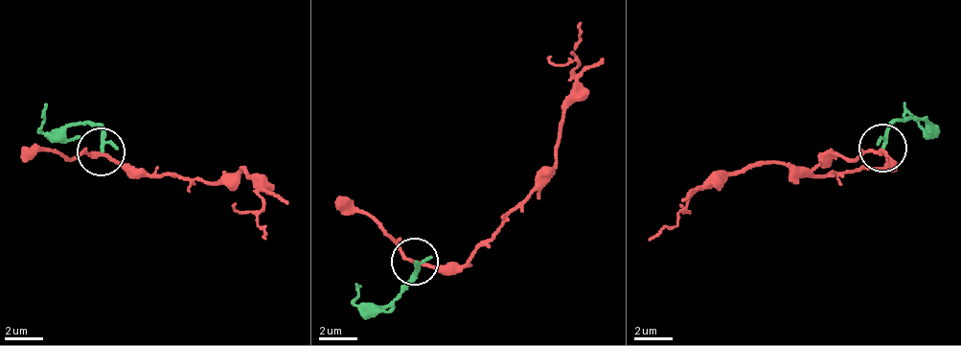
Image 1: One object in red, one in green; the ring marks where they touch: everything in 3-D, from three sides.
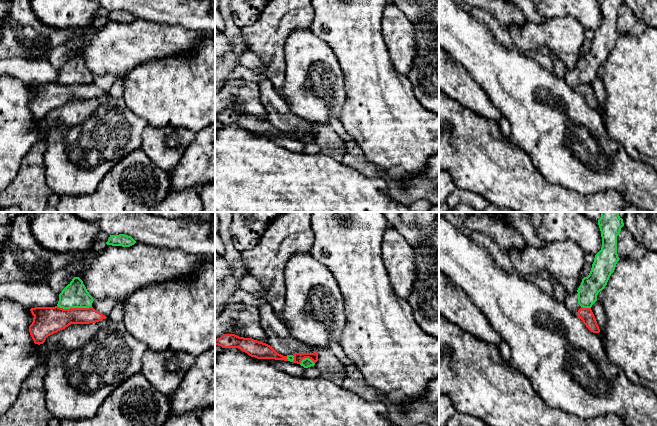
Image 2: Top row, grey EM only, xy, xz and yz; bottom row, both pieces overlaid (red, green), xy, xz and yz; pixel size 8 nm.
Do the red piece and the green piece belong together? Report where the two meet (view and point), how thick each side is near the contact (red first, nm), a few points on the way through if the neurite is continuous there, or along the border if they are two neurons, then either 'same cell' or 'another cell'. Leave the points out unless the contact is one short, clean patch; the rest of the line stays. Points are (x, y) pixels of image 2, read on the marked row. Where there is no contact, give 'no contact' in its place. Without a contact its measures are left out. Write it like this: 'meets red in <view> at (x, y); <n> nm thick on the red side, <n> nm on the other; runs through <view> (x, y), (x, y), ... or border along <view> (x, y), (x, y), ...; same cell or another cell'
meets red in xy at (74, 308); 220 nm thick on the red side, 200 nm on the other; border along xy (57, 305), (63, 308), (91, 307); another cell

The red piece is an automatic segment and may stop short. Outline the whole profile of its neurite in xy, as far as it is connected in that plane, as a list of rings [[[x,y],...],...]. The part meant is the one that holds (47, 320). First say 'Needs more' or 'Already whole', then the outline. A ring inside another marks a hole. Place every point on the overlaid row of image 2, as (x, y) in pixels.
Already whole. [[[35,307],[30,309],[34,316],[32,324],[29,326],[30,335],[35,344],[43,344],[46,338],[71,324],[96,323],[107,317],[89,308],[63,309],[55,307]]]

